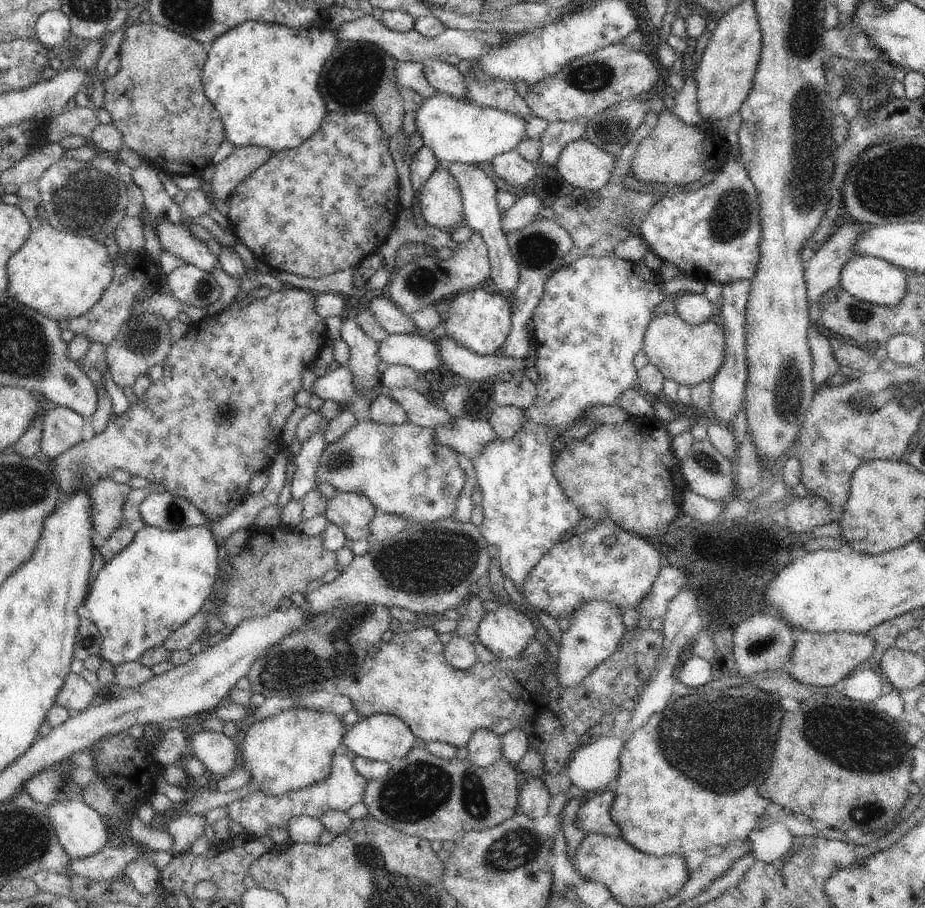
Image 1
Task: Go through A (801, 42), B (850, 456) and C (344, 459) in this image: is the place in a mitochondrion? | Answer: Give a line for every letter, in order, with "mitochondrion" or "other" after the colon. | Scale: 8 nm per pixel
A: mitochondrion
B: other
C: mitochondrion

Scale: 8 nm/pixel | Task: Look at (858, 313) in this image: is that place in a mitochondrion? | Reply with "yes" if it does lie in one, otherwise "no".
yes

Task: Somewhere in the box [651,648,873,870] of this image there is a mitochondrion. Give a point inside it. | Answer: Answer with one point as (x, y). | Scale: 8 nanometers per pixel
(685, 749)

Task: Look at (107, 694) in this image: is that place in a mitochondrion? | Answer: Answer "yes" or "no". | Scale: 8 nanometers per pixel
no

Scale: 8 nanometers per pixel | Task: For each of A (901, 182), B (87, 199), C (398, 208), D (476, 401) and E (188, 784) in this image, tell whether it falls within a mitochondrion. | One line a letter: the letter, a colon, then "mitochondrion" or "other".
A: mitochondrion
B: mitochondrion
C: other
D: mitochondrion
E: other

